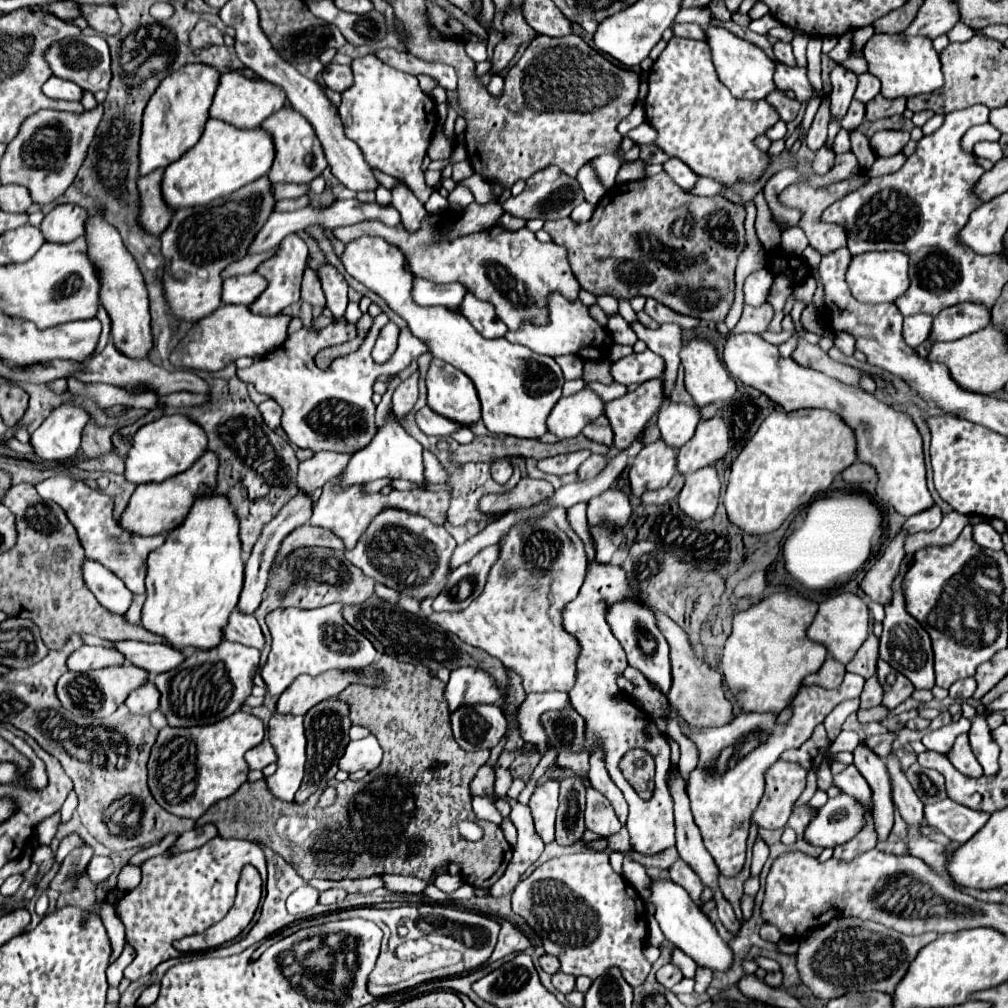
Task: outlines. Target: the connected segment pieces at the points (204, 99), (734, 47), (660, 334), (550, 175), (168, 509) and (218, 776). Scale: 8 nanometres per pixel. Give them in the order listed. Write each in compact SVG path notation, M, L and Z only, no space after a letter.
M185 65L185 69L165 77L161 85L151 95L145 111L139 137L139 177L149 175L155 169L165 169L167 165L181 159L201 137L207 111L211 107L215 89L219 83L219 71L209 65Z
M707 25L705 41L711 49L711 59L713 59L715 71L721 77L721 83L731 89L733 97L759 101L759 99L765 99L767 93L775 89L775 83L773 83L775 65L757 45L753 45L745 39L739 39L737 35L733 35L731 31L727 31L721 25Z
M639 321L631 323L631 329L637 333L641 341L647 343L651 351L657 351L657 355L665 357L665 393L671 393L675 377L677 377L677 367L679 367L679 353L683 349L683 329L675 323L665 323L657 331L645 327Z
M549 165L541 171L537 171L533 177L527 179L527 187L523 189L523 193L519 193L517 197L509 197L505 203L503 203L503 209L505 213L513 215L513 217L521 217L521 219L563 219L563 217L569 217L571 211L581 205L585 201L583 197L583 191L577 183L575 177L569 177L565 175L559 167L555 165Z
M205 451L195 461L195 465L191 469L187 469L187 471L183 471L171 479L165 479L163 483L139 485L133 491L123 515L119 517L121 529L125 529L127 533L141 535L141 537L163 535L163 533L175 529L185 519L185 515L189 513L189 507L193 505L201 485L205 485L207 489L213 489L217 485L217 455L211 451Z
M237 711L213 725L161 729L147 765L151 795L169 813L199 819L211 805L231 797L247 781L249 767L243 755L257 747L263 737L261 719L245 711Z

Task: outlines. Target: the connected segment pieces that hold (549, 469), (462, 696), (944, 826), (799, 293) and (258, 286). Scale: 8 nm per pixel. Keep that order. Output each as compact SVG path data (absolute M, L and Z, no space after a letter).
M581 449L581 451L573 451L573 453L563 453L563 455L555 455L549 459L541 459L539 461L539 469L545 473L555 473L555 475L563 475L563 473L575 473L577 467L591 455L589 449Z
M461 667L451 671L451 679L445 687L445 701L449 711L457 711L463 705L499 703L501 693L497 693L497 685L493 685L485 673L471 667Z
M945 799L941 803L925 805L925 819L933 829L963 845L987 823L989 813L973 811L953 799Z
M807 277L805 281L801 281L801 283L795 287L795 291L793 291L793 297L795 297L795 301L801 301L801 303L805 303L805 307L807 307L809 303L813 303L815 289L817 289L817 283L815 283L815 279Z
M257 273L229 277L223 281L223 303L251 305L263 293L265 285L267 285L267 281Z

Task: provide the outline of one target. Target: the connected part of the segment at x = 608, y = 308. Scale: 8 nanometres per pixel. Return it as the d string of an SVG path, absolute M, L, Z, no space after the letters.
M611 295L597 296L597 304L605 311L607 315L618 312L618 300Z

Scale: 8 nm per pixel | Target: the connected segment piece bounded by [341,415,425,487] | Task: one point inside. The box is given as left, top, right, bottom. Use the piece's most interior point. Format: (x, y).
(392, 453)

